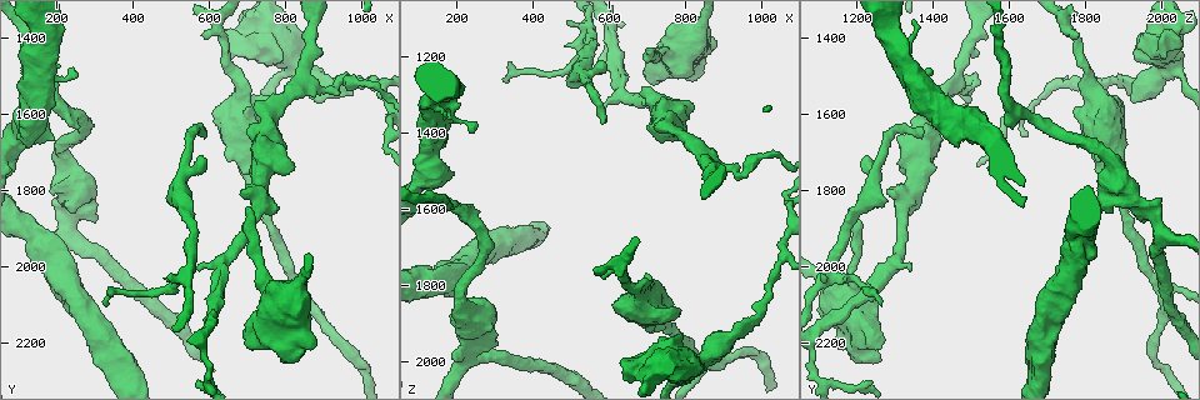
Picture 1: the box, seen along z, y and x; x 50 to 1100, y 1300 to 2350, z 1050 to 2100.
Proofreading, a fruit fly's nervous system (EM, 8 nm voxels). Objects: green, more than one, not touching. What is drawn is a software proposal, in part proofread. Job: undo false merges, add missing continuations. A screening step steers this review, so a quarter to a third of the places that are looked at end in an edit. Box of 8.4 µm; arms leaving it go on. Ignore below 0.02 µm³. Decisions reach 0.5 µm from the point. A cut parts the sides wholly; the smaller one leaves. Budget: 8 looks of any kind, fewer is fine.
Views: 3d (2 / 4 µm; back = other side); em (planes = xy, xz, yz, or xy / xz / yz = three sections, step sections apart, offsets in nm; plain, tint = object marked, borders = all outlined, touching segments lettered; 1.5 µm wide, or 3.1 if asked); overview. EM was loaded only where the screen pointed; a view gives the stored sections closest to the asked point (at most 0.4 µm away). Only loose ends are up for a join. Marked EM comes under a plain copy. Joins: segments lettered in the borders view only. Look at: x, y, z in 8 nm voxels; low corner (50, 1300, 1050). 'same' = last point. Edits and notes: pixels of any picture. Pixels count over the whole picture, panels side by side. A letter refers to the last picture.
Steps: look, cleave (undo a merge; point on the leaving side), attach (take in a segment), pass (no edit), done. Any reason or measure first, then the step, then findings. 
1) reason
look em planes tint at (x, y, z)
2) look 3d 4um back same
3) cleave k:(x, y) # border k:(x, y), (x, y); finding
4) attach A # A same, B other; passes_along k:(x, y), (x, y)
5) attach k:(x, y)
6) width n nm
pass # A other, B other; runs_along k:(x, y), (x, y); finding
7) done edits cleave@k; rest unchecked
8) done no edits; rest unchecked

thin end
look em xy step 8 tint at (245, 1495, 1390)

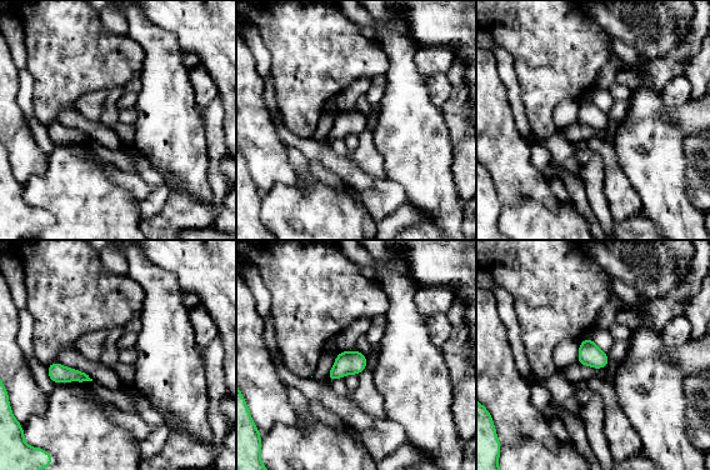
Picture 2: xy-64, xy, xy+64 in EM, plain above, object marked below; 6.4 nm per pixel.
look em planes borders same

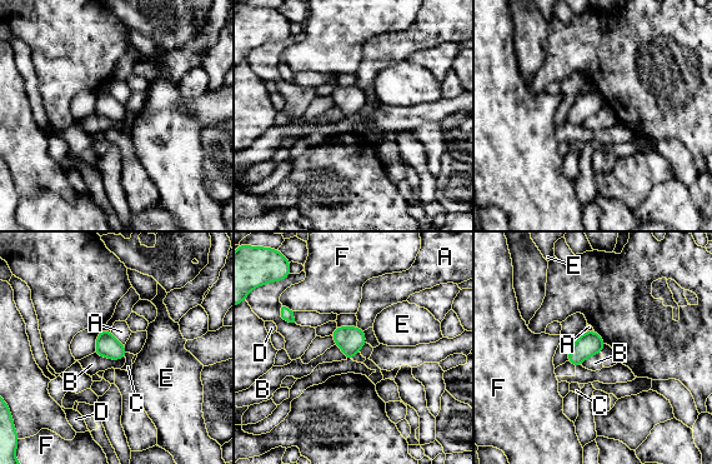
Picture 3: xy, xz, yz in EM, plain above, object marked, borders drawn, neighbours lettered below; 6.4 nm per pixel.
pass # A other, B other, C other, D other, E other, F other; border 3:(94, 353), (115, 360), (124, 358); none of them fits

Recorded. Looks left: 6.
look em yz step 8 borders at (695, 1845, 1185)

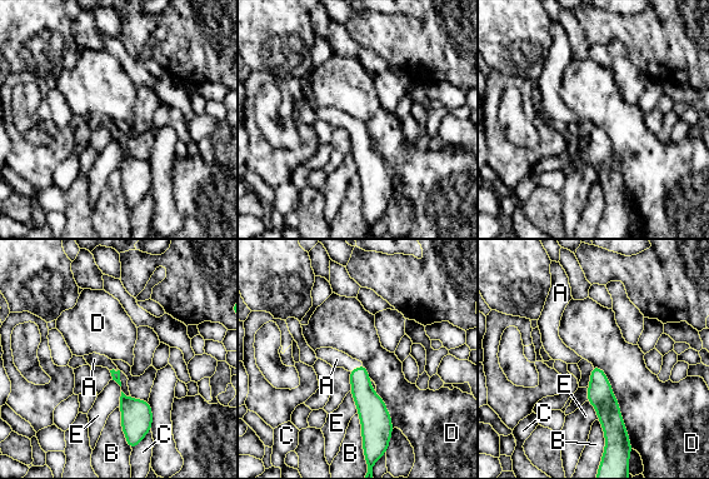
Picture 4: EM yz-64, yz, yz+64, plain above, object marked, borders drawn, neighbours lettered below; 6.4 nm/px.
another direction
look em planes borders same

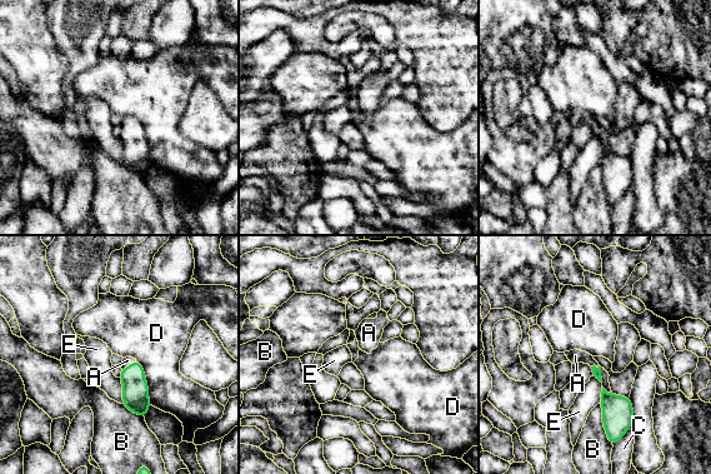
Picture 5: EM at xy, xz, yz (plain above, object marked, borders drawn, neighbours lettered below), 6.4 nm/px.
attach A # A same, B other, C other, D other, E other; passes_along 5:(135, 390), (129, 365), (128, 360); it goes on there

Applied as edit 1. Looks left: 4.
look 3d 4um back at (825, 2245, 1260)

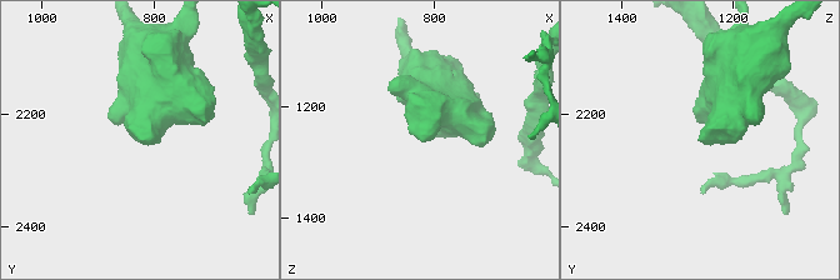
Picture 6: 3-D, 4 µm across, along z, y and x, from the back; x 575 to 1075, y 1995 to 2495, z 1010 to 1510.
look em planes borders at (825, 2250, 1260)

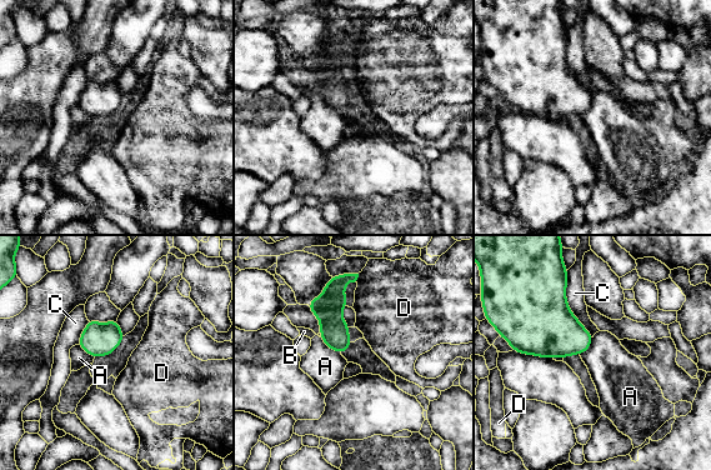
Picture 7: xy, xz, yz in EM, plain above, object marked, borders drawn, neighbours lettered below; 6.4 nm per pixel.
pass # A other, B other, C other, D other; border 7:(320, 338), (329, 348), (340, 354); no lettered segment goes on from it

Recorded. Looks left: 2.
done edits attach@5; rest unchecked

